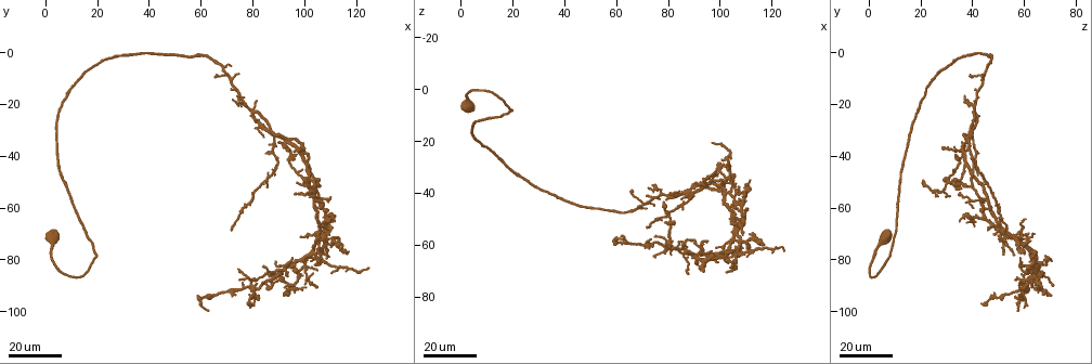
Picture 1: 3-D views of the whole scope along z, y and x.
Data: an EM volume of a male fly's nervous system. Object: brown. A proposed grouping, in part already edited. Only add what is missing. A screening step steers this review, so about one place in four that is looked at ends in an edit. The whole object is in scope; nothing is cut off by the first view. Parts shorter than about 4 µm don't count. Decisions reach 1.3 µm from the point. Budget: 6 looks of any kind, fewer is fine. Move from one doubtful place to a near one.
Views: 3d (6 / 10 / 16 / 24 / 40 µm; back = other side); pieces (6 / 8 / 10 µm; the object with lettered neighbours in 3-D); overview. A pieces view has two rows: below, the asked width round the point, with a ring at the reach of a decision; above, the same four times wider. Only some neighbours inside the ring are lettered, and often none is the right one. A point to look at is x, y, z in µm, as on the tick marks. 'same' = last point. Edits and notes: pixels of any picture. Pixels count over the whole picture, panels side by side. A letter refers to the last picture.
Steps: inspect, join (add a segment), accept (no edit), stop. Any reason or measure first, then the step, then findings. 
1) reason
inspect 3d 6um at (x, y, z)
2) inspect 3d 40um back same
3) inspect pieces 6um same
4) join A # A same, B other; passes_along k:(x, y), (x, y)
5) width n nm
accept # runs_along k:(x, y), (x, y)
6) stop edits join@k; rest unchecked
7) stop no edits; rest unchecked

end of a long branch
inspect 3d 24um at (72, 68, 54)

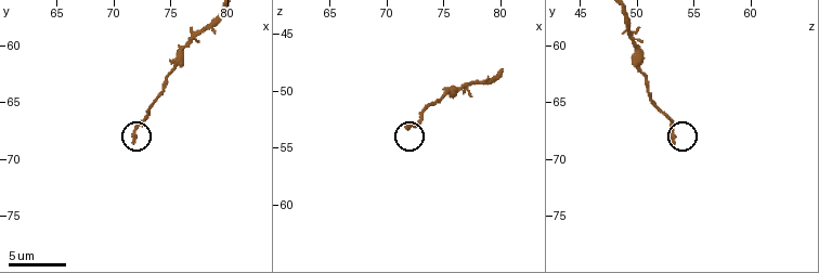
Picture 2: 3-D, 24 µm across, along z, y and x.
inspect pieces 6um at (72.0, 68.4, 53.4)

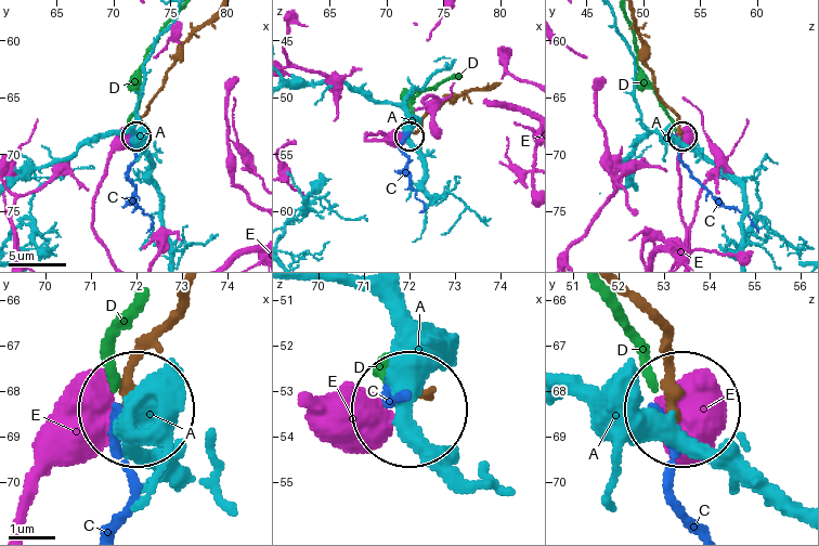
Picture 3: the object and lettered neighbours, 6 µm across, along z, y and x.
width 250 nm
accept # A other, C other, D other, E other; runs_along 3:(633, 17), (642, 61), (680, 135); no lettered segment goes on from it

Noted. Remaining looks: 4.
branch stops here
inspect 3d 24um at (98, 50, 21)

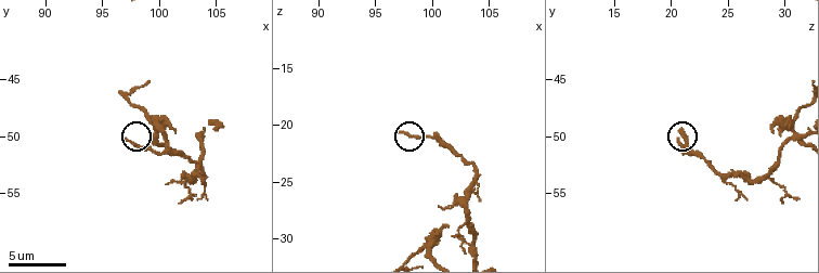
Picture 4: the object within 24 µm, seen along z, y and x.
what lies round it
inspect pieces 6um at (97.0, 50.2, 20.4)

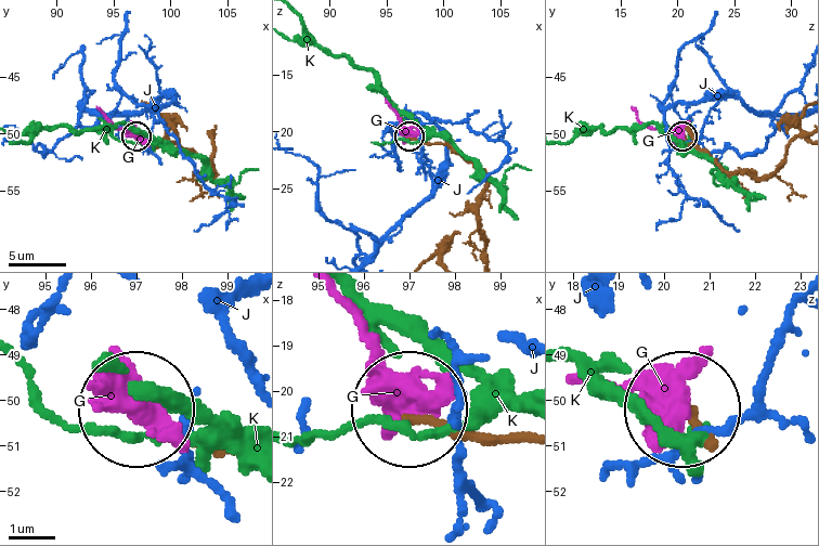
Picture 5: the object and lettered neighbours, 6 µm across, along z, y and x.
accept # G other, J other, K other; runs_along 5:(527, 442), (480, 442), (414, 418); none of them fits

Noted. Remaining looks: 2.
thin end
inspect 3d 24um at (96, 40, 33)

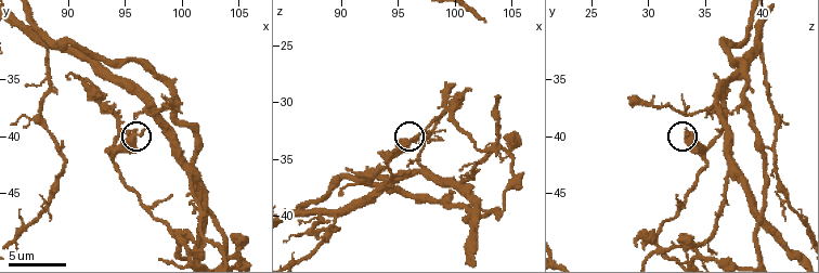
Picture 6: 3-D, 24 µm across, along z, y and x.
see the neighbours
inspect pieces 10um at (96.6, 39.6, 33.2)

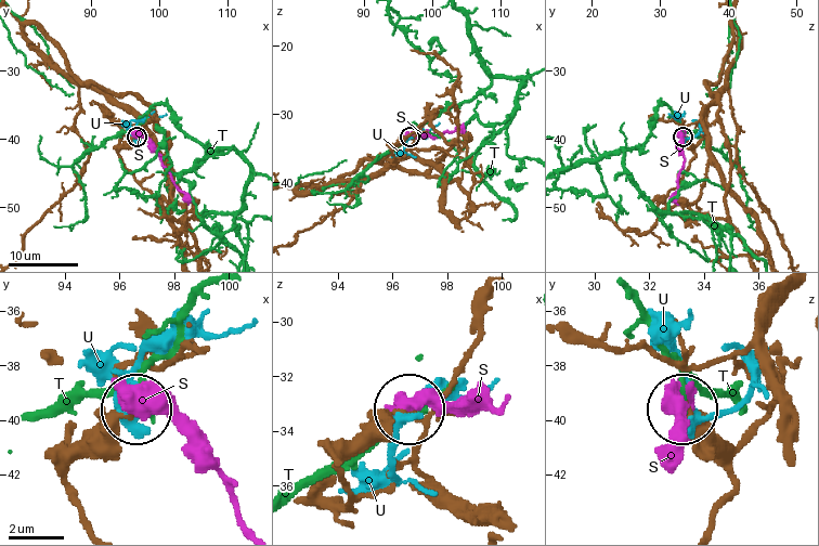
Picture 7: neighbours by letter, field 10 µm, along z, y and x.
accept # S other, T other, U other; none of them fits

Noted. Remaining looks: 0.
stop no edits; rest unchecked

